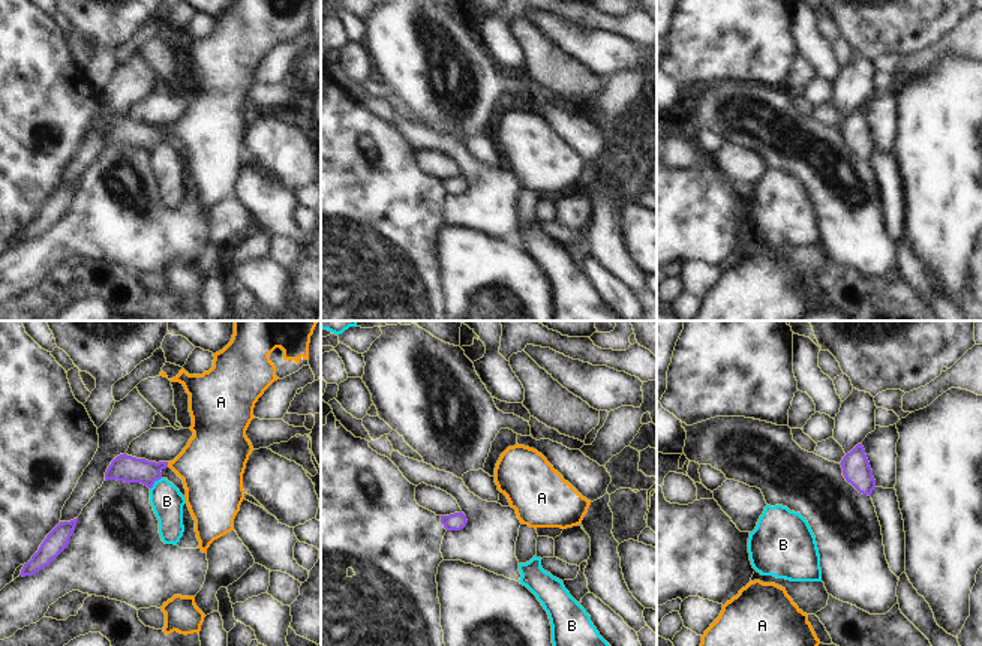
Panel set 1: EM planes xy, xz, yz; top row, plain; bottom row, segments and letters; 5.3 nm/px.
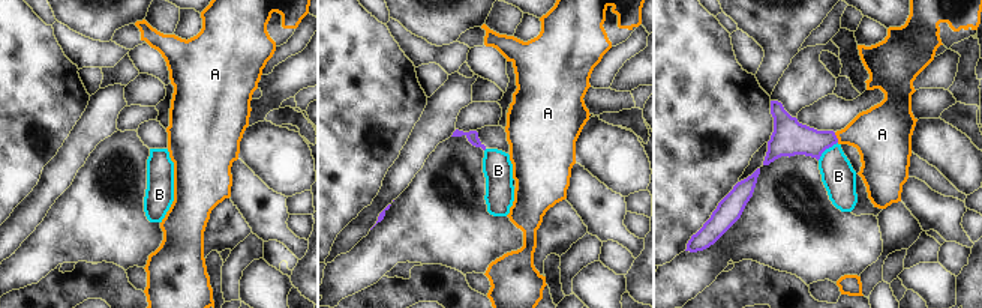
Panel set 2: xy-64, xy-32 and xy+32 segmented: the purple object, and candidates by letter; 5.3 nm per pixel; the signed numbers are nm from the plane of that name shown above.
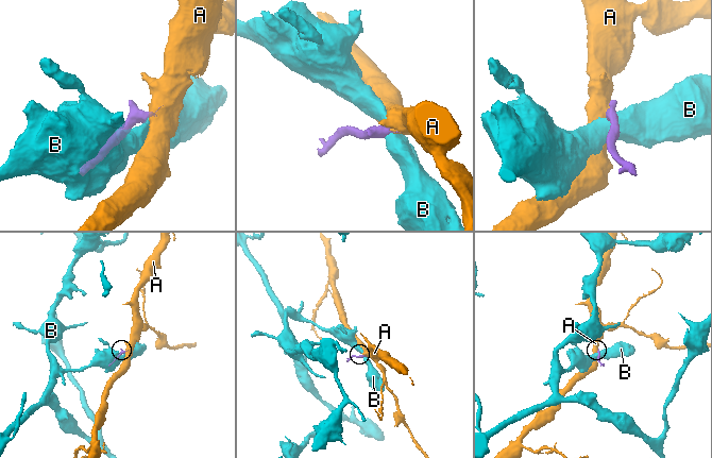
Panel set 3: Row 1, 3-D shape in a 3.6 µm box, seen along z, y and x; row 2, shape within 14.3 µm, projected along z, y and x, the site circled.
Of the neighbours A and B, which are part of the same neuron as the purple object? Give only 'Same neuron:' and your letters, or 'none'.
Same neuron: A

